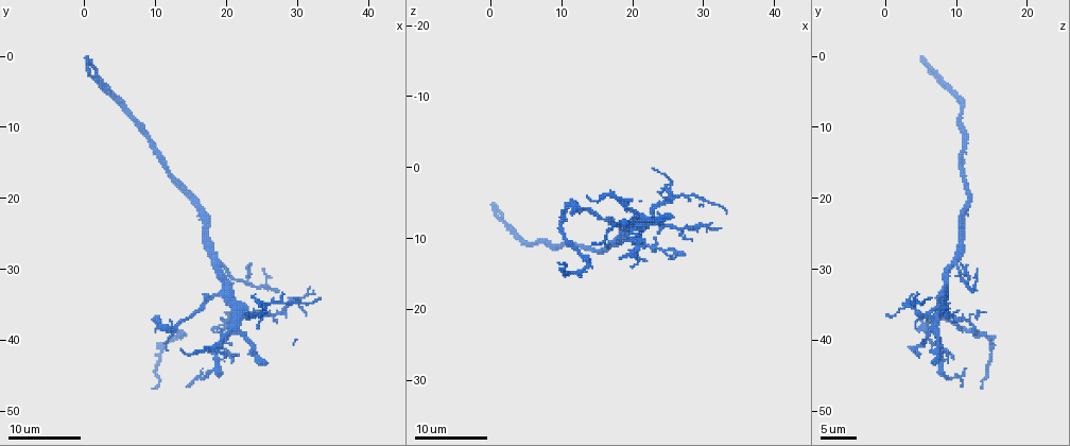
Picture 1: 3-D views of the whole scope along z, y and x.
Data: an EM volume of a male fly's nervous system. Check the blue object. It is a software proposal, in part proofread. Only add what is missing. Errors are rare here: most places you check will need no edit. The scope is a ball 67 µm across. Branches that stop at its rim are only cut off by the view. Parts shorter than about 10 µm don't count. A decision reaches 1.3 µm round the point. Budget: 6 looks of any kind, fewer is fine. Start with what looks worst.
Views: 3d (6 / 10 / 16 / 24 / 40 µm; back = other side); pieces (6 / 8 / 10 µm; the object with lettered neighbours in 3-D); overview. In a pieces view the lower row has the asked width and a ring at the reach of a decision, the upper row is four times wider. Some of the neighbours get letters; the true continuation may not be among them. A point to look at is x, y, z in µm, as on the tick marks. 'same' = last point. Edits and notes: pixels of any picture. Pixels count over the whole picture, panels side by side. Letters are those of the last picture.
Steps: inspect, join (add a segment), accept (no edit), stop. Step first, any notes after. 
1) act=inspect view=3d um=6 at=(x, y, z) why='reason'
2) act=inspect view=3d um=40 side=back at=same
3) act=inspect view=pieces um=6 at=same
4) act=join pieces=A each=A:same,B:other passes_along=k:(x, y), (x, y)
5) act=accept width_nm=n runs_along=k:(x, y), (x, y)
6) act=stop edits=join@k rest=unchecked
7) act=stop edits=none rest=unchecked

act=inspect view=pieces um=10 at=(32.5, 33.5, 8.5) why='thin end'

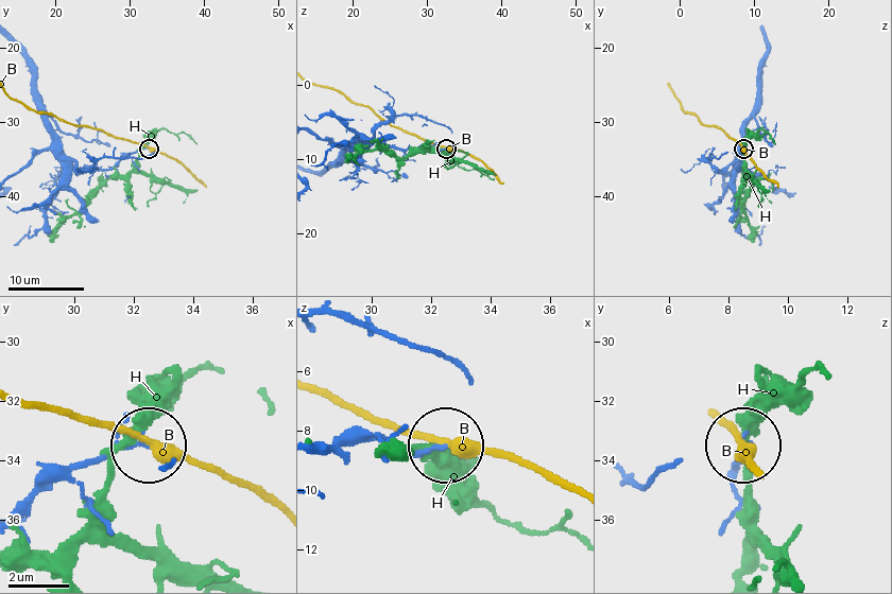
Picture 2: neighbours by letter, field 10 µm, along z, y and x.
act=accept each=B:other,H:other found='none of them fits'

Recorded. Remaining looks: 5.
act=inspect view=3d um=6 at=(27.5, 33.5, 4.5) why='an open end'

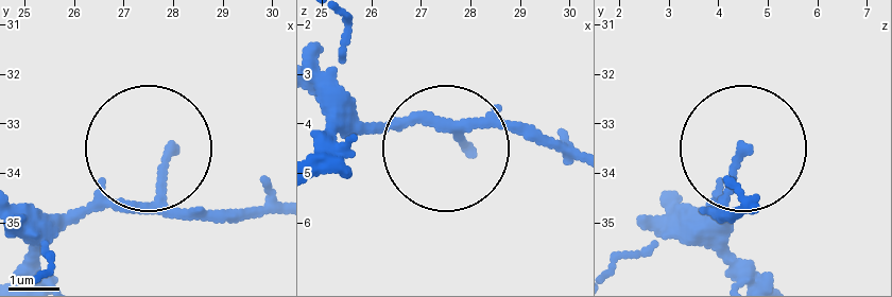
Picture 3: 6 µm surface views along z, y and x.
act=inspect view=pieces um=8 at=(27.90, 33.55, 4.50) why='what lies round it'

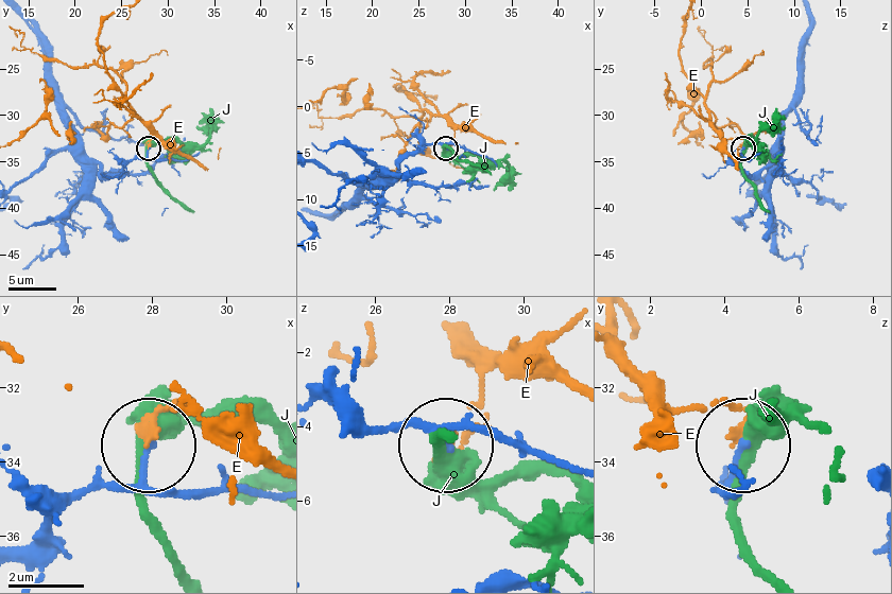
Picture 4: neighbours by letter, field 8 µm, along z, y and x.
act=accept each=E:other,J:other runs_along=4:(24, 546), (82, 499), (130, 483), (146, 448) found='none of them fits'

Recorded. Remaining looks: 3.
act=inspect view=pieces um=6 at=(27.5, 33.5, 12.5) why='an open end'

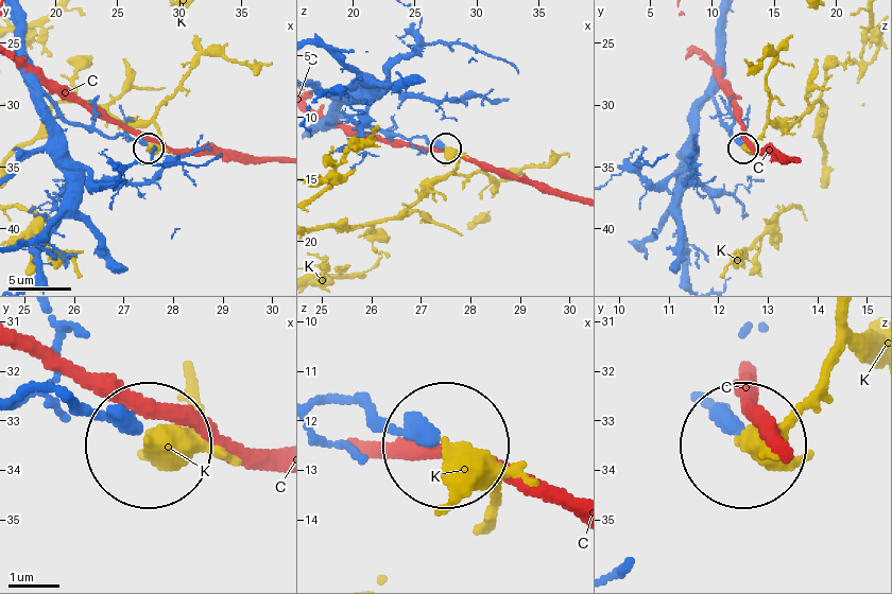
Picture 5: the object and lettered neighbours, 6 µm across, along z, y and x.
act=accept each=C:other,K:other runs_along=5:(31, 91), (71, 122), (146, 144) found='none of them fits'

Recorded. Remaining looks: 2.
act=stop edits=none rest=unchecked

